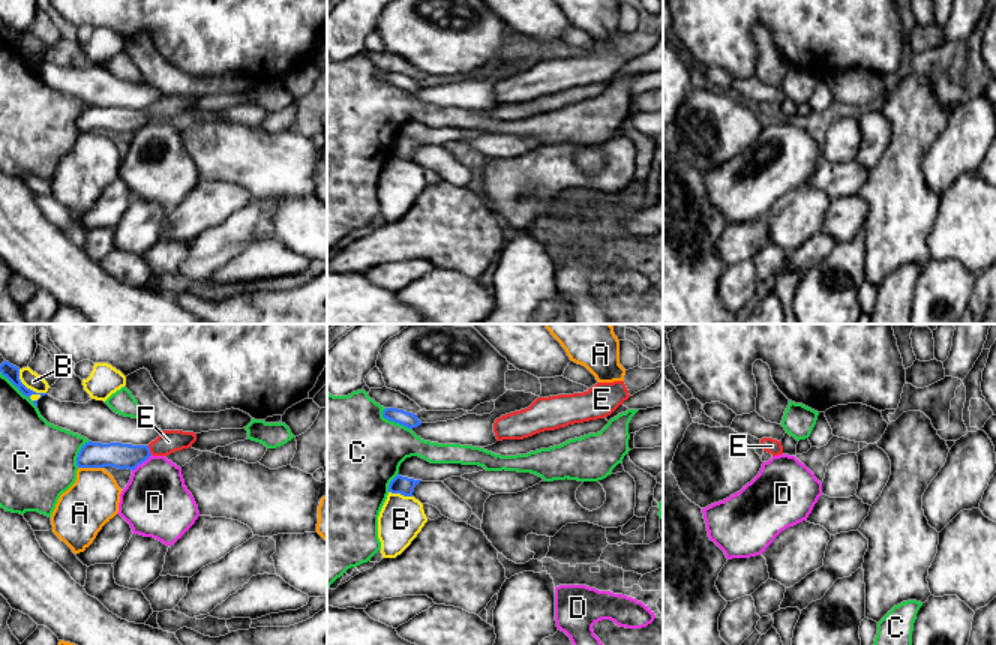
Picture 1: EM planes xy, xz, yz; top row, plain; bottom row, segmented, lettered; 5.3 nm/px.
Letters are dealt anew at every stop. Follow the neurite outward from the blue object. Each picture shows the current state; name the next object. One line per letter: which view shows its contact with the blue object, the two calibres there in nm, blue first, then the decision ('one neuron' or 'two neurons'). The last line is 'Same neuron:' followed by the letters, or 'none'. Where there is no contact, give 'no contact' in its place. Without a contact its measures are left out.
A: contact in xy; calibres 140 and 280 nm; two neurons
B: contact in xy; calibres 80 and 90 nm; two neurons
C: contact in xy; calibres 80 and 280 nm; two neurons
D: contact in xy; calibres 140 and 360 nm; two neurons
E: contact in xy; calibres 140 and 120 nm; one neuron
Same neuron: E

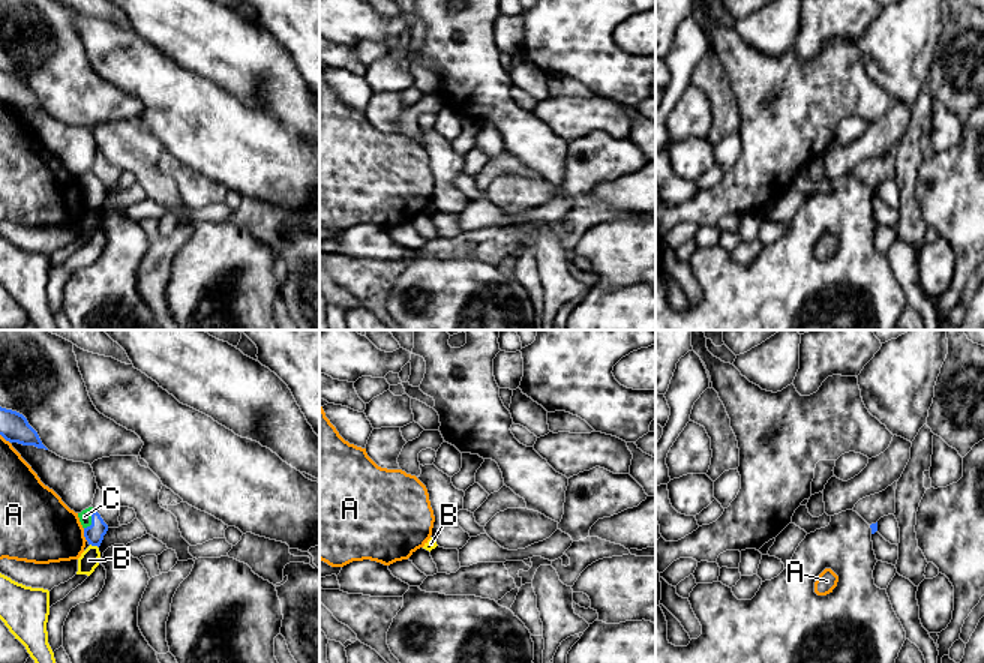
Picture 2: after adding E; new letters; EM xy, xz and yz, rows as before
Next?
A: contact in xy; calibres 100 and 380 nm; two neurons
B: contact in xy; calibres 100 and 110 nm; two neurons
C: contact in xy; calibres 100 and 70 nm; one neuron
Same neuron: C

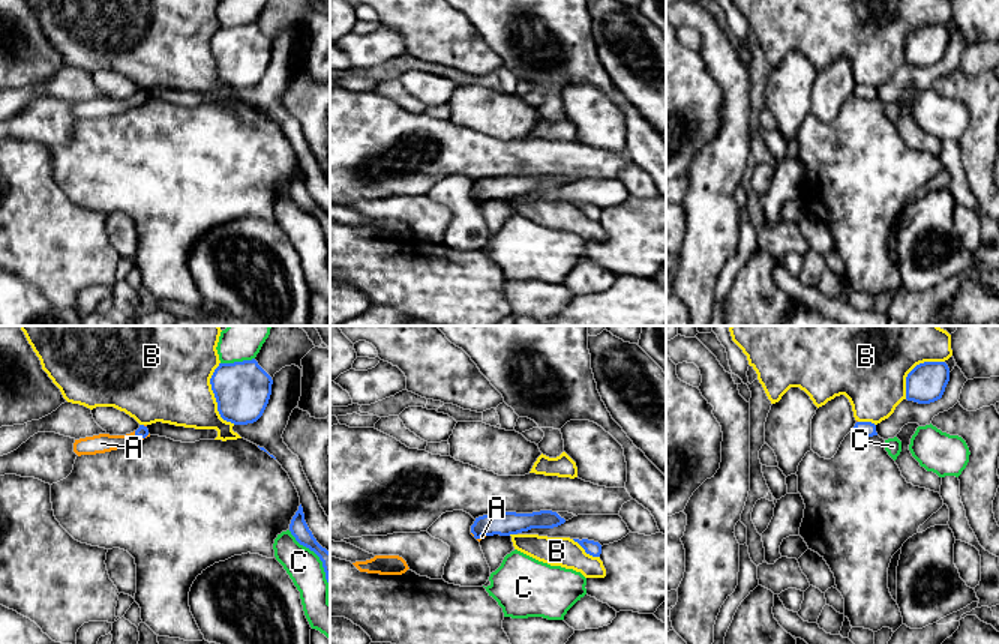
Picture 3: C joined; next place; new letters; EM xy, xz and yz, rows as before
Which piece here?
A: contact in xy; calibres 60 and 100 nm; one neuron
B: contact in xy; calibres 300 and 420 nm; two neurons
C: contact in xy; calibres 300 and 140 nm; two neurons
Same neuron: A

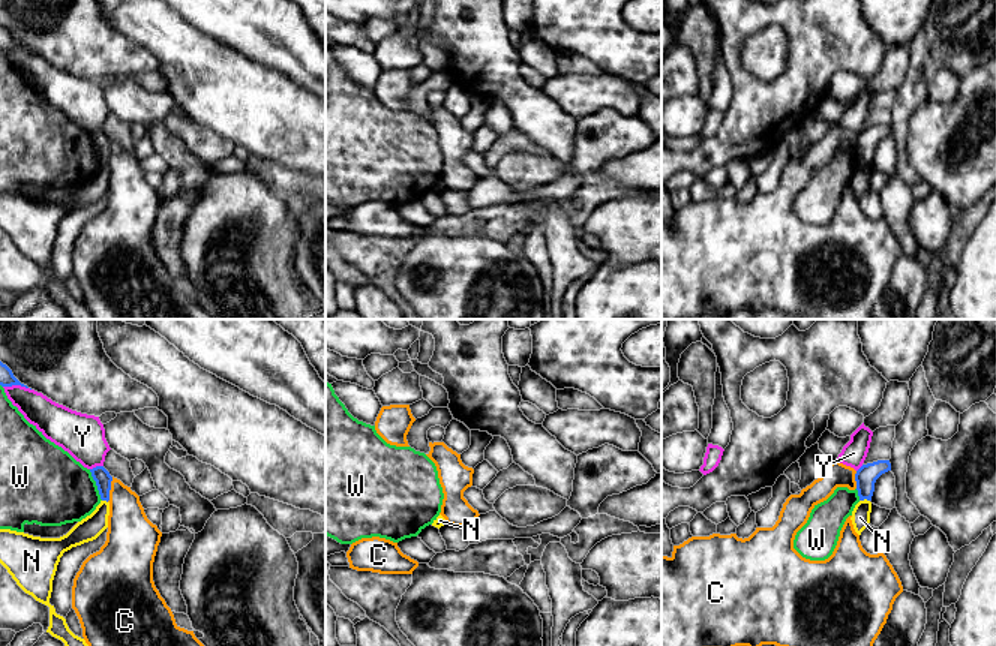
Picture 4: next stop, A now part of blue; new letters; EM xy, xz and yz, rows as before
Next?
C: contact in xy; calibres 90 and 240 nm; two neurons
N: contact in yz; calibres 120 and 100 nm; two neurons
W: contact in xy; calibres 90 and 400 nm; two neurons
Y: contact in xy; calibres 80 and 170 nm; two neurons
Same neuron: none

